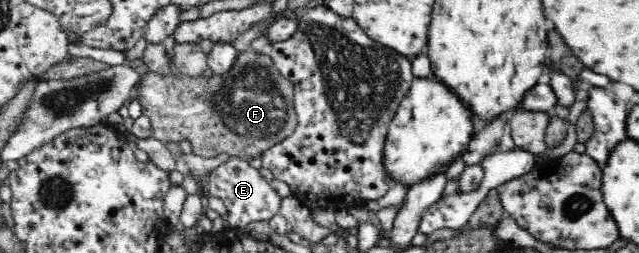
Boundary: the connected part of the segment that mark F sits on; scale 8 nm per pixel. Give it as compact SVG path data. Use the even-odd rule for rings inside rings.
M250 48L238 55L233 69L225 76L213 75L210 78L193 79L181 73L161 77L143 71L134 96L141 104L142 113L151 121L155 139L163 144L167 141L187 140L192 145L193 153L201 157L211 158L220 153L228 153L230 156L239 156L247 160L260 156L263 151L277 146L293 135L298 123L293 106L293 83L275 70L269 55L259 55Z

